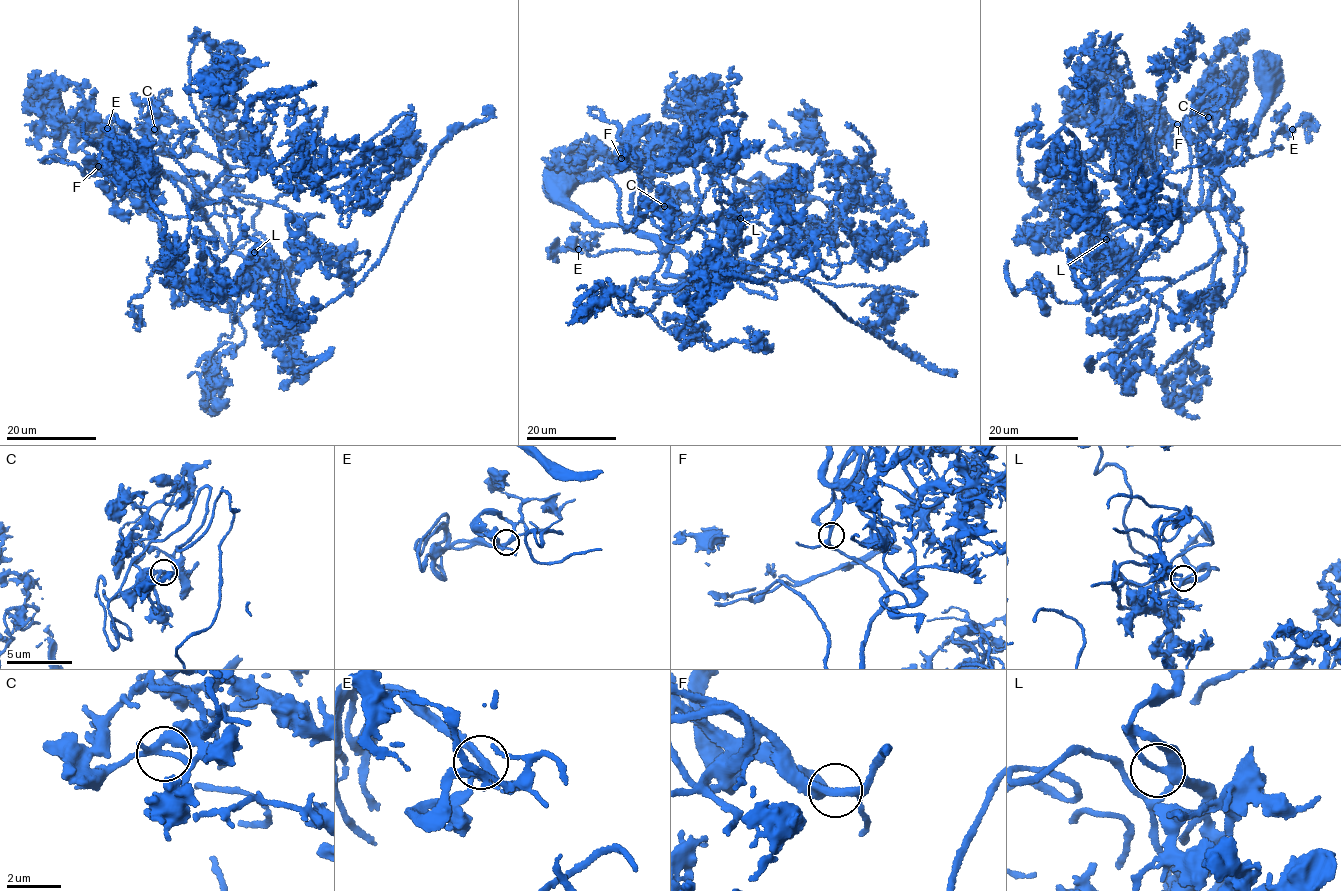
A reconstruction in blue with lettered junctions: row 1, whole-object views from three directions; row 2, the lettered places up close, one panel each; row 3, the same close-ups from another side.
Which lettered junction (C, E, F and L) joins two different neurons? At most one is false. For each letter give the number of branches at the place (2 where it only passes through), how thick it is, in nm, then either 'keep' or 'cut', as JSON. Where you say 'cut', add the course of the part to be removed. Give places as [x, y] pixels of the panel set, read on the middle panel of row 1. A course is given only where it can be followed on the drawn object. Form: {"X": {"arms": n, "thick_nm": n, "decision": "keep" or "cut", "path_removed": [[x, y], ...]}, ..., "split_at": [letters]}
{"C": {"arms": 3, "thick_nm": 240, "decision": "keep"}, "E": {"arms": 4, "thick_nm": 240, "decision": "keep"}, "F": {"arms": 4, "thick_nm": 240, "decision": "keep"}, "L": {"arms": 4, "thick_nm": 240, "decision": "keep"}, "split_at": []}

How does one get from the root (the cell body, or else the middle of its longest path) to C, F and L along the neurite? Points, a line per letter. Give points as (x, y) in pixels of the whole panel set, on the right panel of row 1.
C: (1270, 72), (1254, 131), (1213, 173), (1236, 217), (1212, 145), (1227, 129), (1229, 89), (1198, 114), (1208, 117)
F: (1270, 72), (1254, 131), (1213, 171), (1208, 201), (1193, 210), (1179, 207), (1191, 159), (1187, 116), (1177, 124)
L: (1270, 72), (1254, 131), (1211, 176), (1210, 261), (1150, 295), (1123, 270), (1108, 302), (1106, 239)

